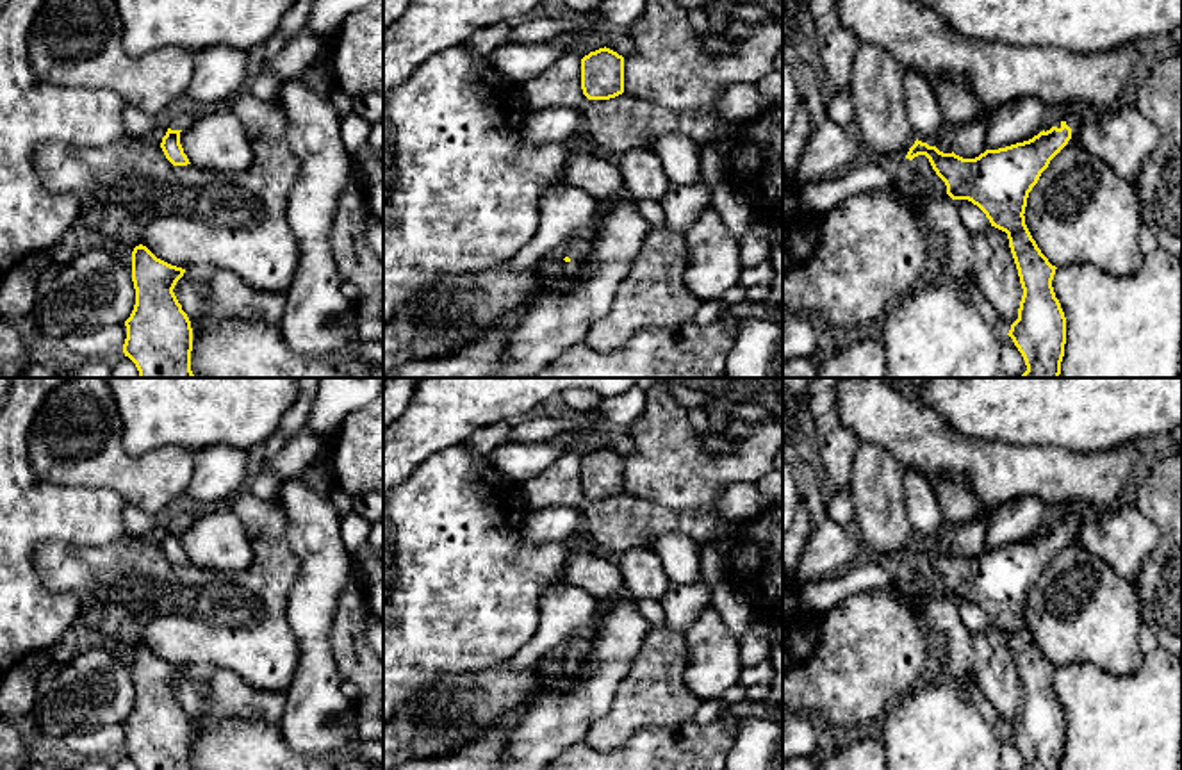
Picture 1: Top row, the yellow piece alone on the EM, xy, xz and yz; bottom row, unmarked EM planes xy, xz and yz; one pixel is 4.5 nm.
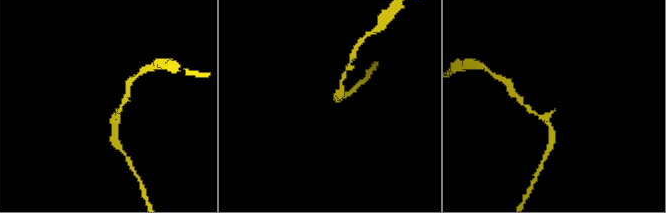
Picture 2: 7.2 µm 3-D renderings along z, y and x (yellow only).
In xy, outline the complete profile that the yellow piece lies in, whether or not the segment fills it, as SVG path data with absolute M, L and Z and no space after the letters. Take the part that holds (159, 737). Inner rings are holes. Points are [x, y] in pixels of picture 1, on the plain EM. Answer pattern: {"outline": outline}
{"outline": "M143 643L132 651L135 704L123 752L137 770L191 770L193 727L173 692L184 672Z"}

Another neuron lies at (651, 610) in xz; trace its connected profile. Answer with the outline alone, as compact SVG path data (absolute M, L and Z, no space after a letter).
M642 599L636 601L638 611L651 624L665 629L665 611L660 601Z

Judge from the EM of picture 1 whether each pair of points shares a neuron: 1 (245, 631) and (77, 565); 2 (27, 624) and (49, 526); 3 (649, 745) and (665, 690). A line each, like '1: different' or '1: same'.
1: same
2: same
3: different

